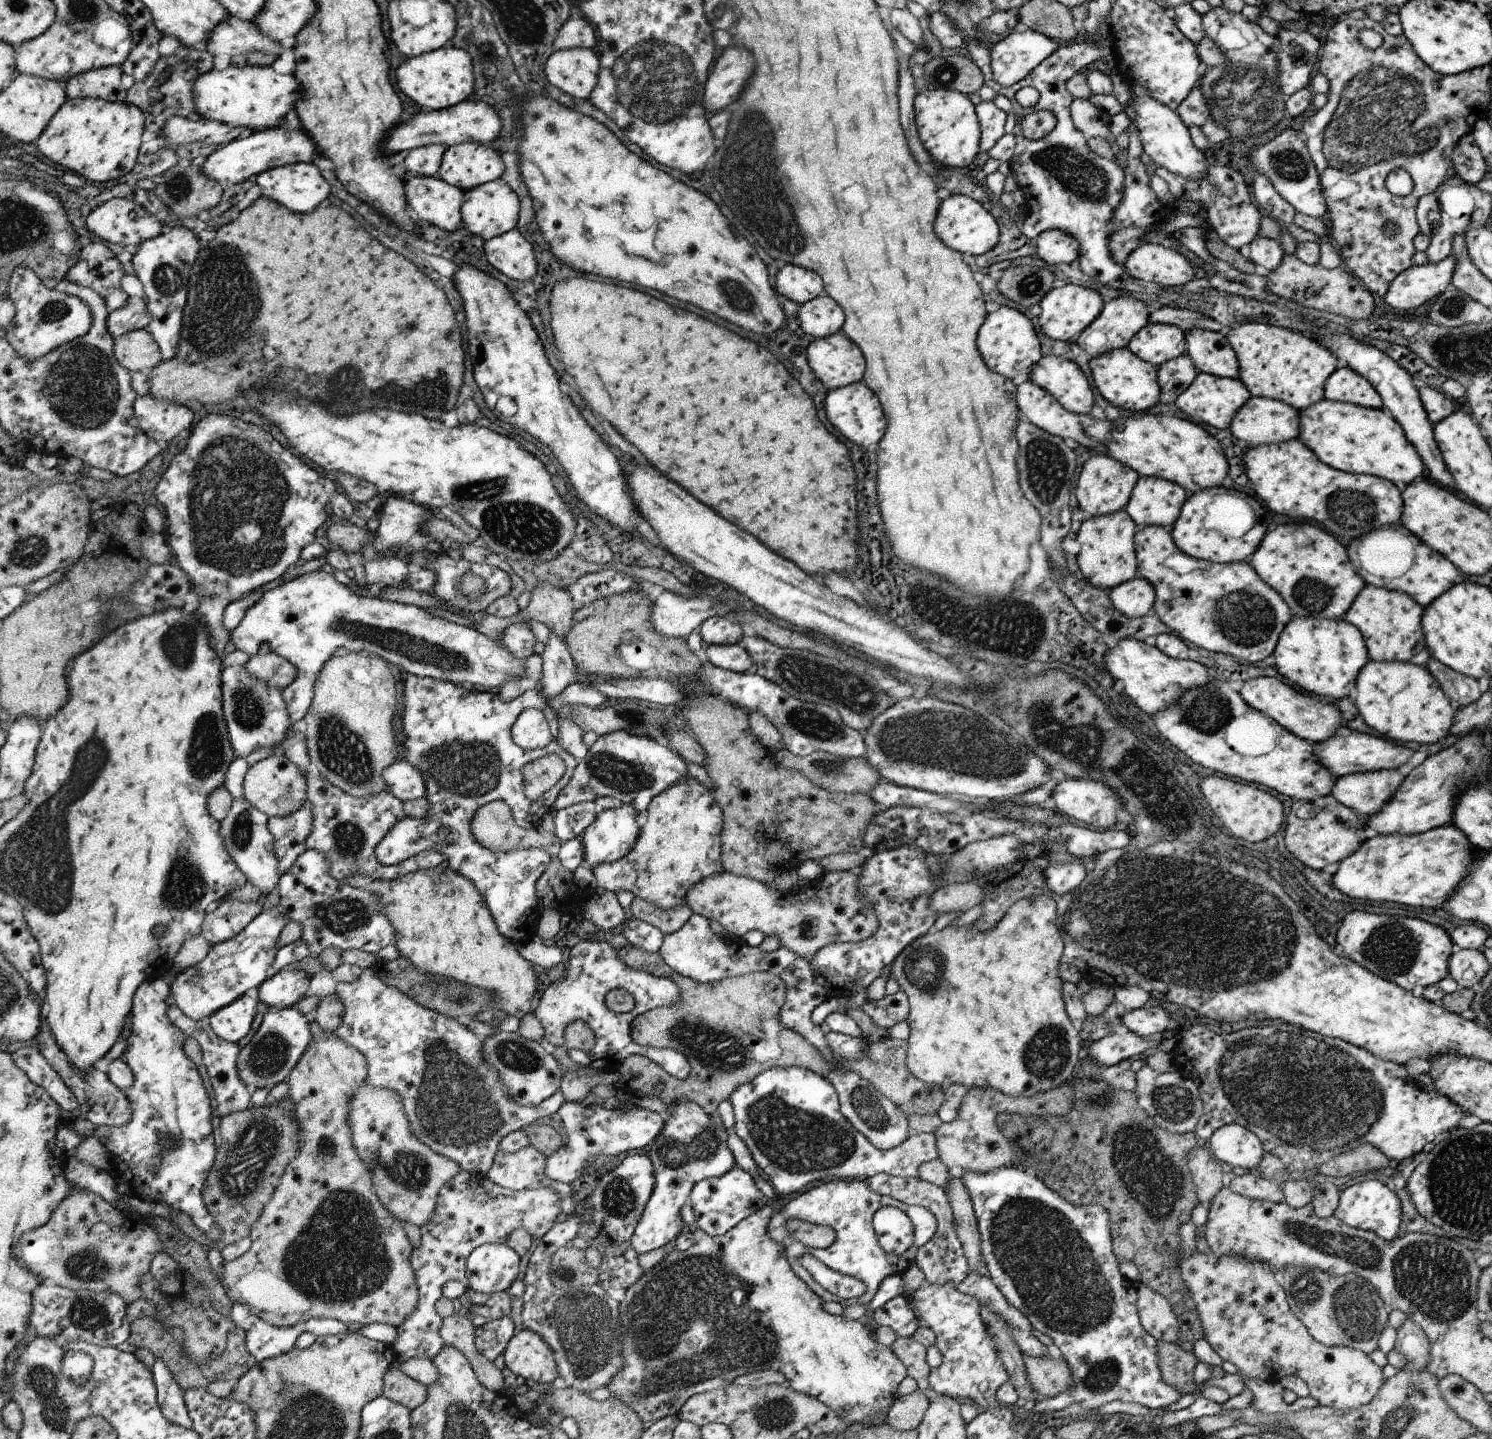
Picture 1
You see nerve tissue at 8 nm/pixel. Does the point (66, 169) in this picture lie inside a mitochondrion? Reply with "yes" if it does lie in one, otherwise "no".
no

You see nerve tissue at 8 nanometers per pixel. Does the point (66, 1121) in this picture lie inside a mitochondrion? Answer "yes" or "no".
no

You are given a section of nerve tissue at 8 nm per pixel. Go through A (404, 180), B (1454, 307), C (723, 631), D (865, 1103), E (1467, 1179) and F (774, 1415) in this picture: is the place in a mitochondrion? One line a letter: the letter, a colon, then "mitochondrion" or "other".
A: other
B: mitochondrion
C: other
D: mitochondrion
E: mitochondrion
F: mitochondrion

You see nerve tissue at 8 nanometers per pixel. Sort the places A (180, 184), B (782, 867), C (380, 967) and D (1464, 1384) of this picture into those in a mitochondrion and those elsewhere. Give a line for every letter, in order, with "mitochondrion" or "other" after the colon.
A: mitochondrion
B: other
C: other
D: other

